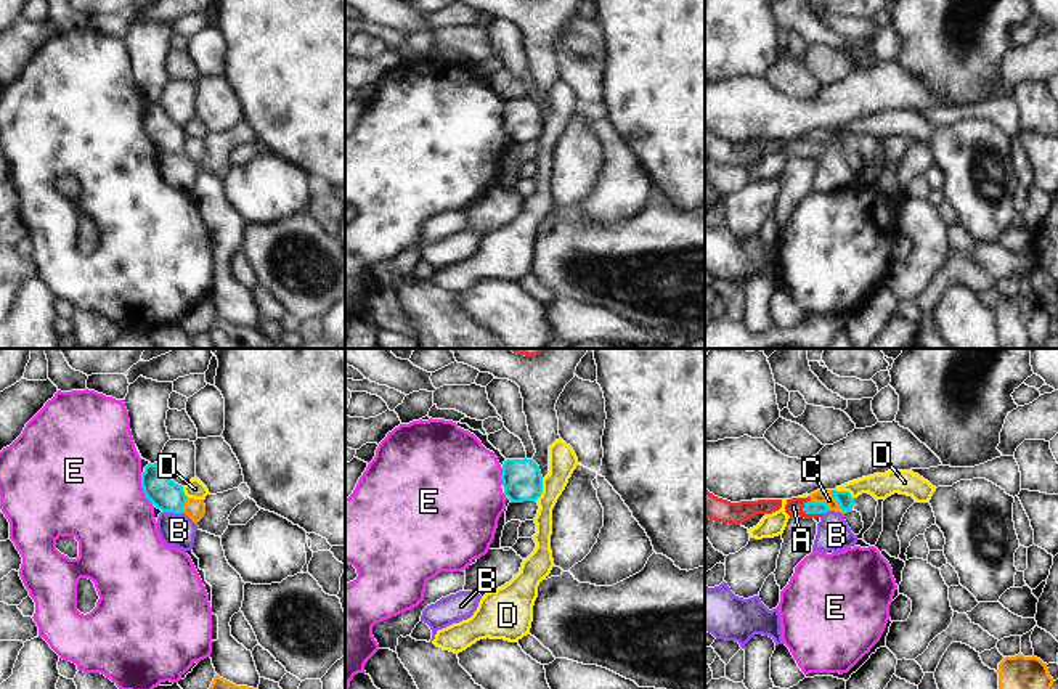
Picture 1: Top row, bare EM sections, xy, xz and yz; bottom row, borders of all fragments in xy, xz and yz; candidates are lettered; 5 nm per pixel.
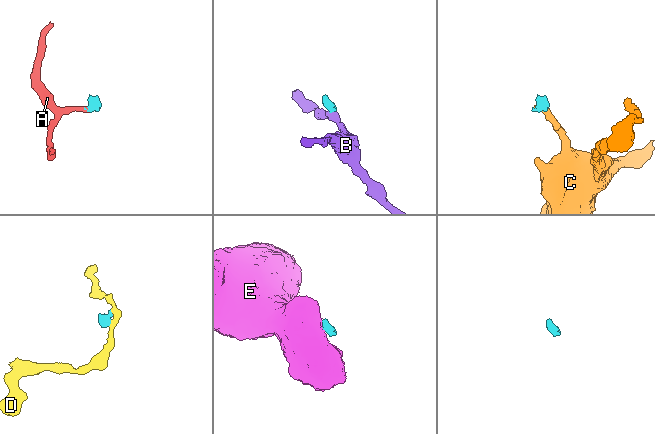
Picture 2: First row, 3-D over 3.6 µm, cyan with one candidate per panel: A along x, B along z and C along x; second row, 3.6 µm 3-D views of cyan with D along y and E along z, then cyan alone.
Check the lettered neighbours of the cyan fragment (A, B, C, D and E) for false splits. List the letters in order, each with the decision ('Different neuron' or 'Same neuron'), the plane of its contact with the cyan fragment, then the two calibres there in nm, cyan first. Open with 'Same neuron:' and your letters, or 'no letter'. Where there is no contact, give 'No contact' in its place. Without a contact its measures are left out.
Same neuron: A
A: Same neuron. Touches cyan in yz. Thickness 60 nm (cyan) against 90 nm
B: Different neuron. Touches cyan in xy. Thickness 160 nm (cyan) against 170 nm
C: Different neuron. Touches cyan in yz. Thickness 80 nm (cyan) against 70 nm
D: Different neuron. Touches cyan in xz. Thickness 200 nm (cyan) against 140 nm
E: Different neuron. Touches cyan in xy. Thickness 160 nm (cyan) against 480 nm.

